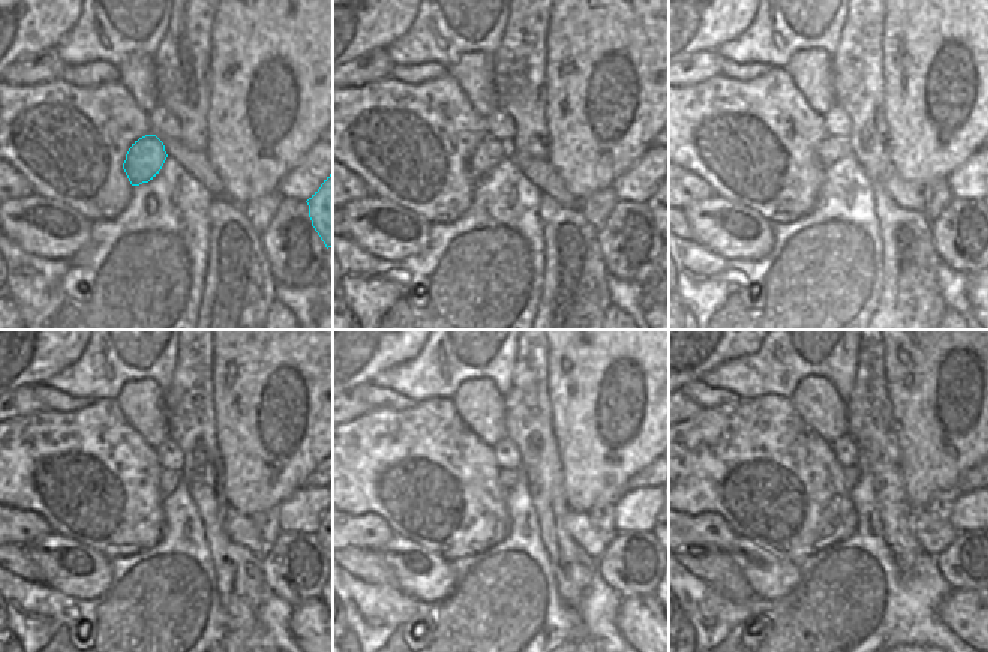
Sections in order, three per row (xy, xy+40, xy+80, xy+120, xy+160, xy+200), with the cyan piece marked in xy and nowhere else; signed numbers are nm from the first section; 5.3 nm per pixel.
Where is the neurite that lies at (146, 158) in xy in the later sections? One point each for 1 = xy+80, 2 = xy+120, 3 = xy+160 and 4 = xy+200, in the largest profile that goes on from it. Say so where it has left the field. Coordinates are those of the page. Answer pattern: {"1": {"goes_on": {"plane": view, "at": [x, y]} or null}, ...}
{"1": {"goes_on": {"plane": "xy+80", "at": [834, 147]}}, "2": {"goes_on": {"plane": "xy+120", "at": [168, 480]}}, "3": {"goes_on": {"plane": "xy+160", "at": [507, 477]}}, "4": {"goes_on": {"plane": "xy+200", "at": [850, 475]}}}

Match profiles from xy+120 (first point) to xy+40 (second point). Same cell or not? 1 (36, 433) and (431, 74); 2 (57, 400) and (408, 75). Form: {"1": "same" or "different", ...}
{"1": "different", "2": "same"}

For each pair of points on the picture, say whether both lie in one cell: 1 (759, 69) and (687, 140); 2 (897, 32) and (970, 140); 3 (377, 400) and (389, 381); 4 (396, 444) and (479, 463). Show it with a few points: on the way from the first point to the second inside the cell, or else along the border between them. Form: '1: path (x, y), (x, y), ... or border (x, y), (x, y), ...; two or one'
1: border (772, 68), (750, 80), (733, 80), (720, 75); two
2: path (922, 68), (922, 113), (931, 125), (934, 143); one
3: border (372, 382), (393, 388), (416, 402); two
4: path (417, 454), (426, 454), (443, 463), (458, 463); one

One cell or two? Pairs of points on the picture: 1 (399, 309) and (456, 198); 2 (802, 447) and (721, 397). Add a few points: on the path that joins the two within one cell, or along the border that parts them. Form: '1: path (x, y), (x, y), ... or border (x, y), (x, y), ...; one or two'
1: border (471, 204), (453, 221), (432, 225); two
2: border (741, 399), (732, 403), (702, 408); two

